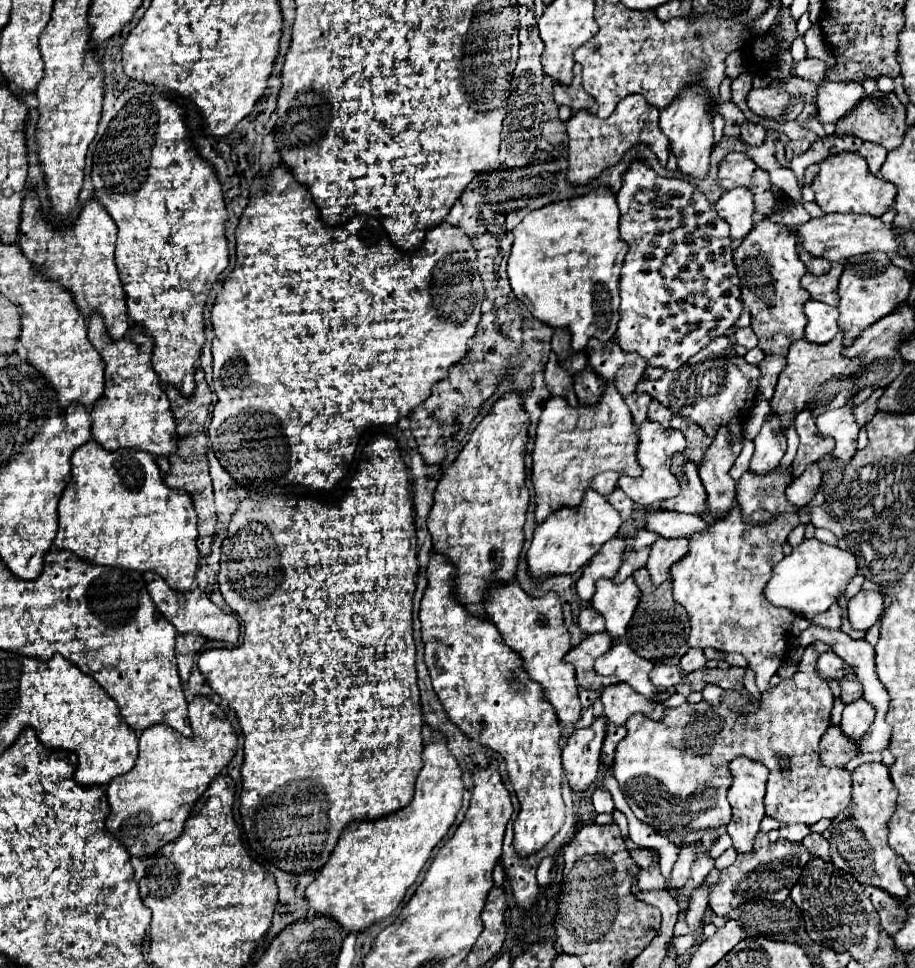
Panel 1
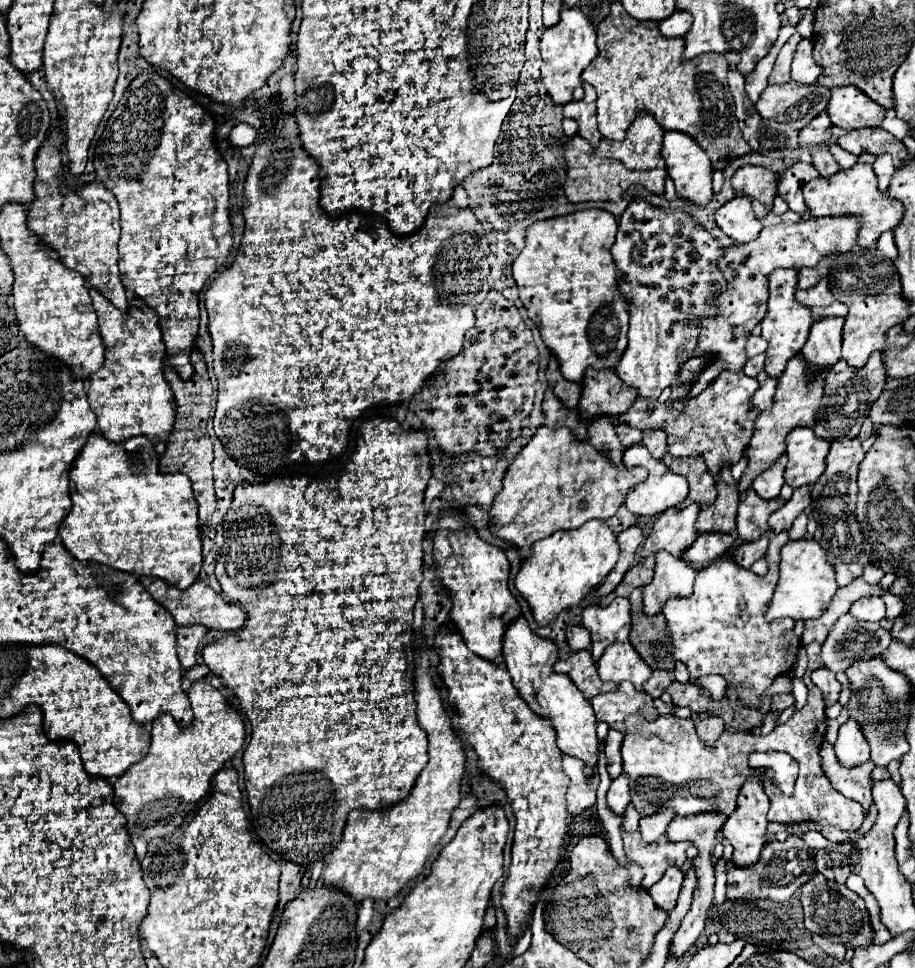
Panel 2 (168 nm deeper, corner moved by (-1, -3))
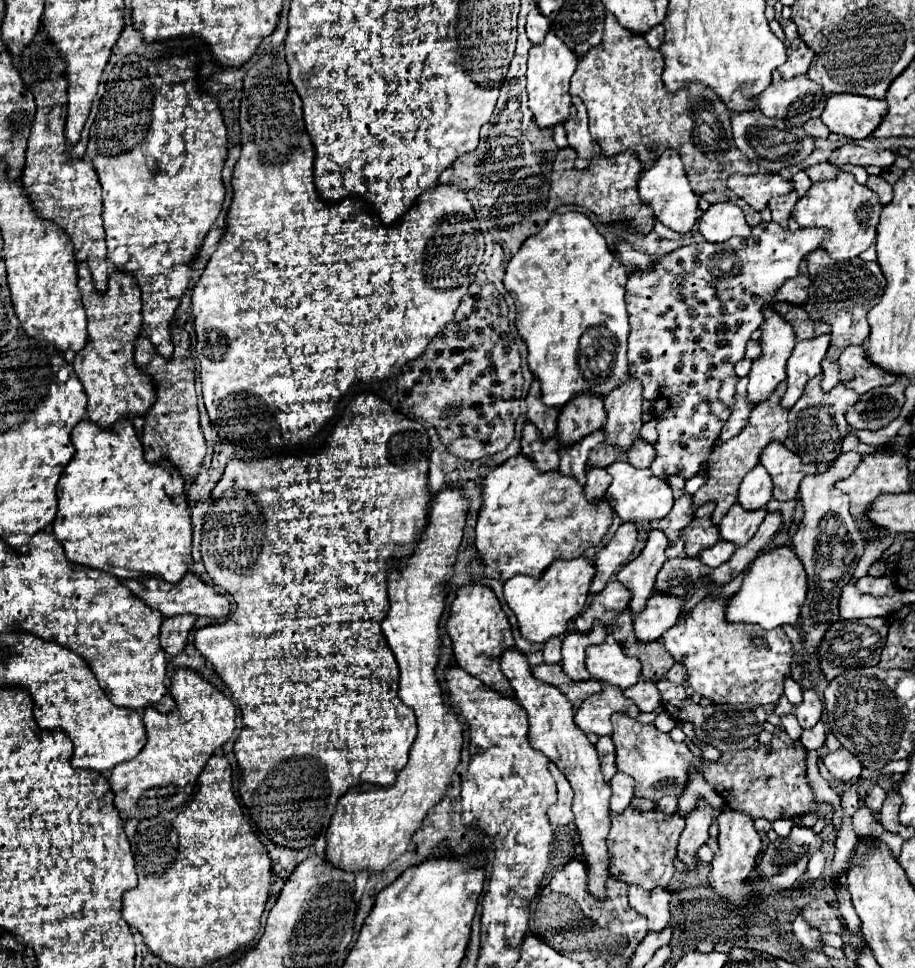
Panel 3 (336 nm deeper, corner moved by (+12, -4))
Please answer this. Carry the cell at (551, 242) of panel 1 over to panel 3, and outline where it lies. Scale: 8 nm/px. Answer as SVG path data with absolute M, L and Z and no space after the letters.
M581 212L553 214L541 232L529 236L509 260L503 278L517 308L517 332L529 350L529 368L539 378L543 402L561 408L579 392L609 394L627 376L629 314L625 310L627 270L609 250L595 224Z

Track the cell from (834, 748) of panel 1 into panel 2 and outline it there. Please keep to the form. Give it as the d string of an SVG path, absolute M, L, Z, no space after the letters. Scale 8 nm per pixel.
M828 741L822 743L820 749L822 755L822 769L826 773L826 777L830 779L830 783L844 795L850 797L854 801L858 801L864 807L864 813L868 813L870 805L872 805L872 769L874 763L864 763L862 767L852 767L846 769L838 763L836 755L834 755L834 745L830 745Z

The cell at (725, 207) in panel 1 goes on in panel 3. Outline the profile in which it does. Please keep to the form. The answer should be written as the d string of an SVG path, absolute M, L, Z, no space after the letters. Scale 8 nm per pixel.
M719 202L703 212L699 220L699 232L707 242L725 242L733 236L747 238L751 234L751 228L745 222L743 210L739 206Z

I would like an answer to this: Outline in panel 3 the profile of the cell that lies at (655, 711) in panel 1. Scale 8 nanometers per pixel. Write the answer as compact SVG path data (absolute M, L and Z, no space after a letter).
M603 684L601 694L589 696L583 700L581 708L575 714L575 724L585 732L593 732L597 736L609 736L609 716L615 712L623 712L629 718L639 716L639 708L623 696L621 688Z

